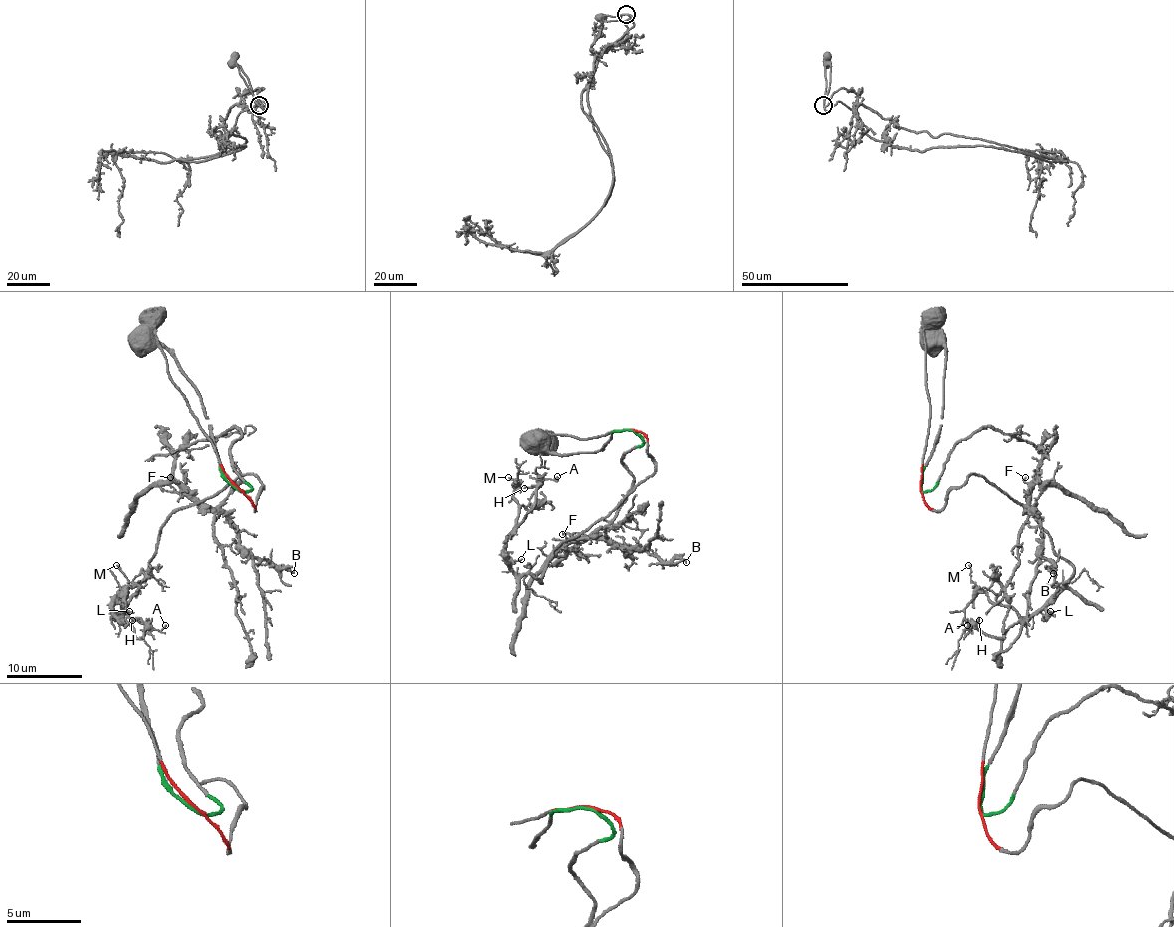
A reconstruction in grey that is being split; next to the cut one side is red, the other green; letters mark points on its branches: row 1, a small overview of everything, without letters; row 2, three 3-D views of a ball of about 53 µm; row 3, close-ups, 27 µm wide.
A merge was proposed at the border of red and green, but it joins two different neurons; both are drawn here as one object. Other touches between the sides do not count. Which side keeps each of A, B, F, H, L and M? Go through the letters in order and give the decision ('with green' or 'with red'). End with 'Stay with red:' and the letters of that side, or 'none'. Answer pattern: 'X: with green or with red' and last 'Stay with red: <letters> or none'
A: with red
B: with green
F: with green
H: with red
L: with red
M: with red
Stay with red: A, H, L, M

